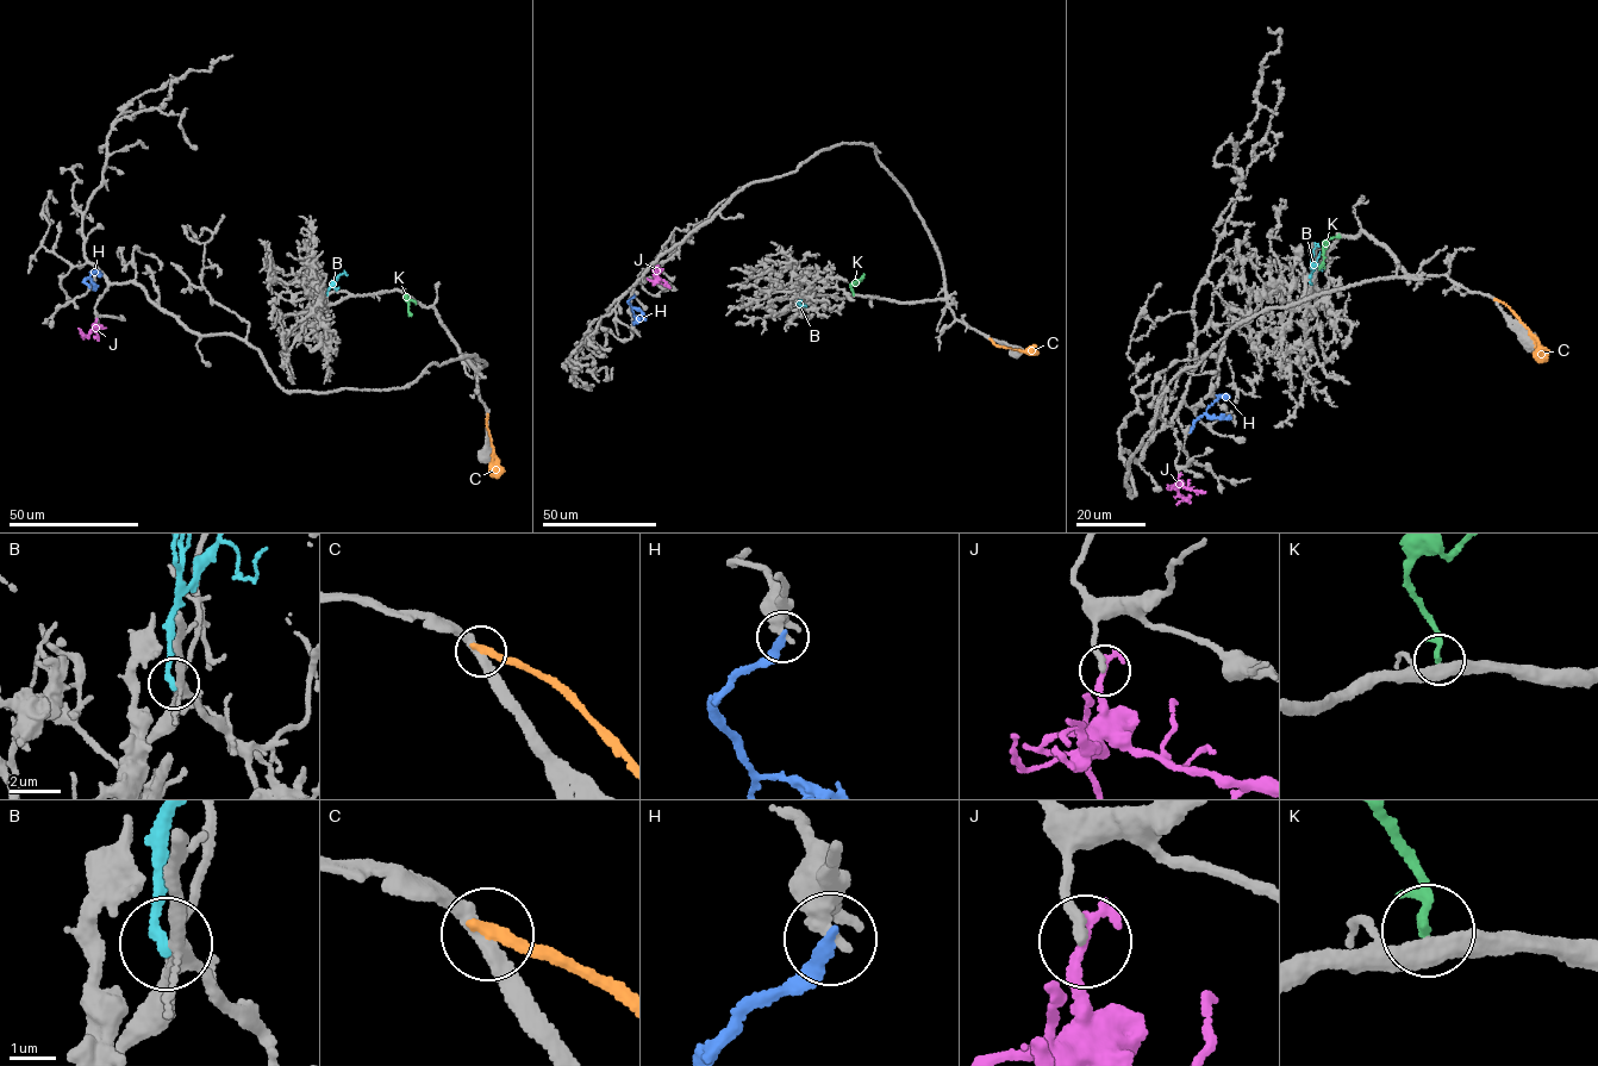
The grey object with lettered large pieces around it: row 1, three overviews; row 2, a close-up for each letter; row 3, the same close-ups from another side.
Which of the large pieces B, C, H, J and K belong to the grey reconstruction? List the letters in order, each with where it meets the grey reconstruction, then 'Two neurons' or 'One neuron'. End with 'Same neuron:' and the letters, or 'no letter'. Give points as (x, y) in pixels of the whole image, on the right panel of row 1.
B: Touches grey at (1311, 284). Two neurons
C: Touches grey at (1496, 299). Two neurons
H: Touches grey at (1190, 431). Two neurons
J: Touches grey at (1179, 477). Two neurons
K: Touches grey at (1340, 236). Two neurons
Same neuron: no letter

